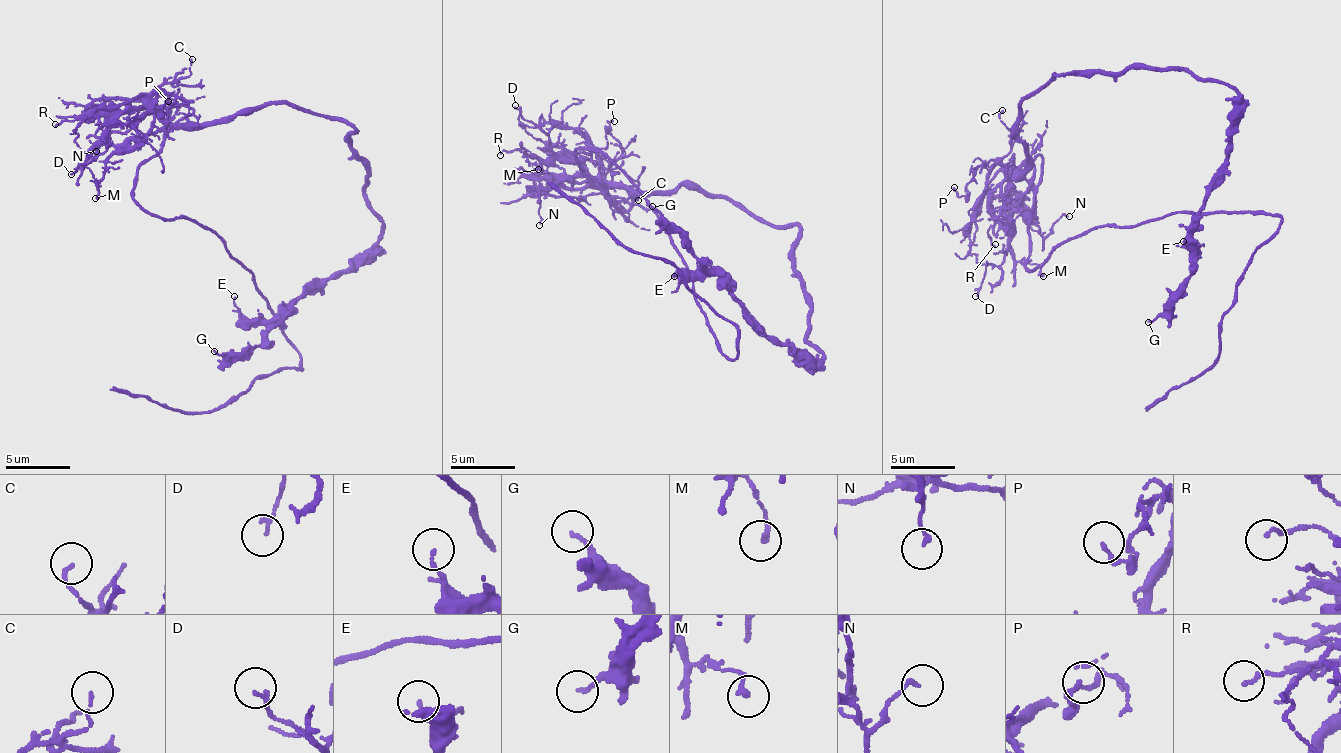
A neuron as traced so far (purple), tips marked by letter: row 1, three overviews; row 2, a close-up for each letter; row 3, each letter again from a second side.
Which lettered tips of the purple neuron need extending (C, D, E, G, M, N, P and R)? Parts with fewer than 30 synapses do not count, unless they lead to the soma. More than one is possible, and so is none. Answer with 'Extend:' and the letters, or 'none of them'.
Extend: none of them

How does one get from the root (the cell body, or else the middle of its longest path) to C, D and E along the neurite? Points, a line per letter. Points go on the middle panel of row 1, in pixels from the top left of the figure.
C: (604, 189), (608, 202), (611, 199), (598, 183), (602, 181), (612, 197), (638, 194), (638, 200)
D: (604, 189), (611, 202), (565, 149), (546, 145), (519, 124), (535, 124), (525, 121), (515, 105)
E: (604, 189), (627, 210), (695, 187), (796, 226), (822, 364), (772, 340), (715, 275), (674, 276)

